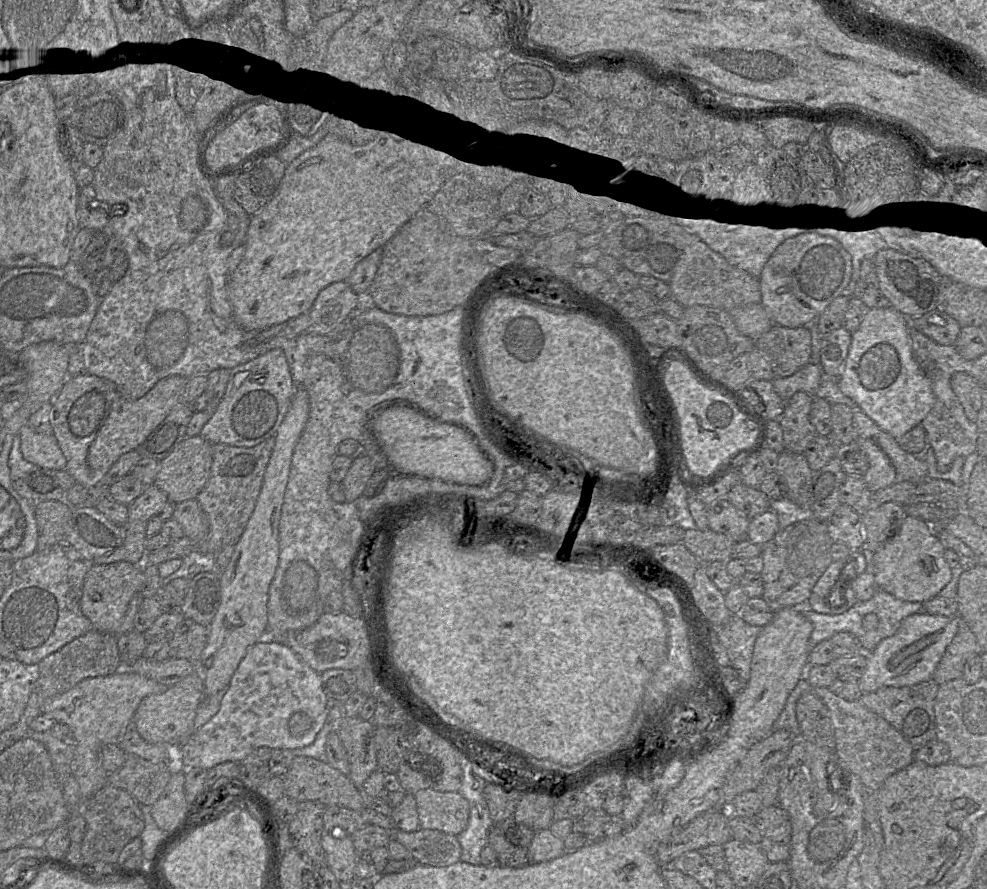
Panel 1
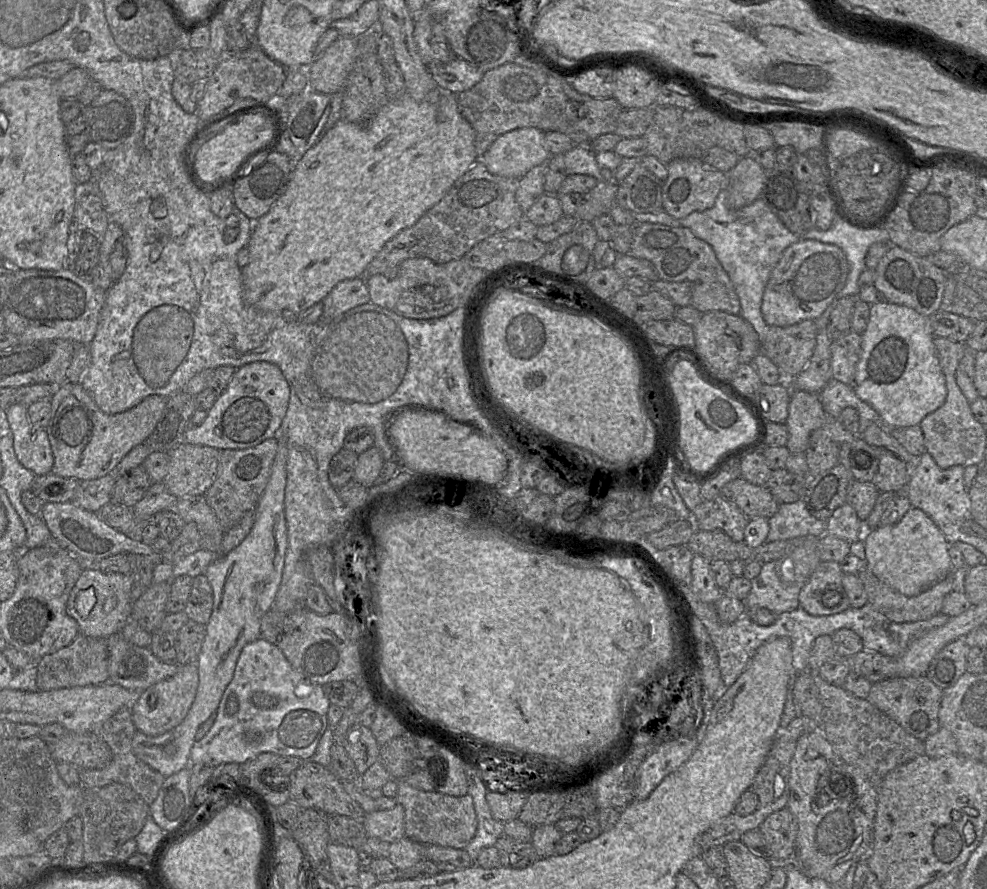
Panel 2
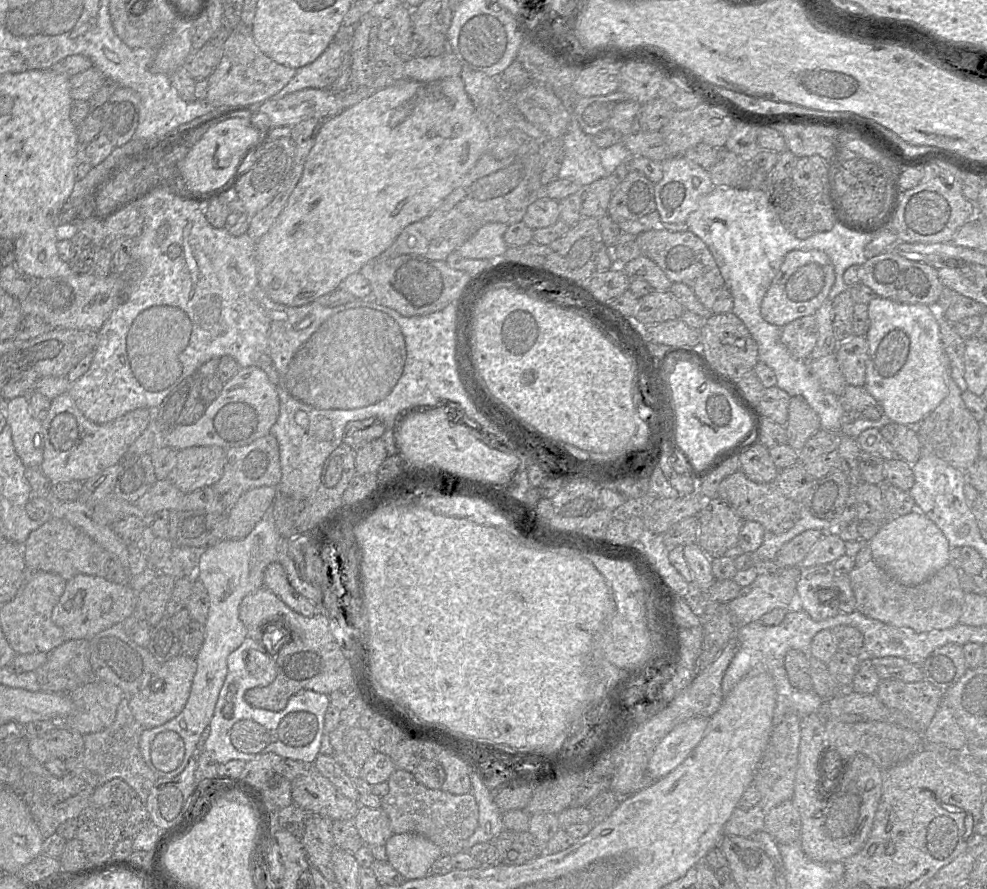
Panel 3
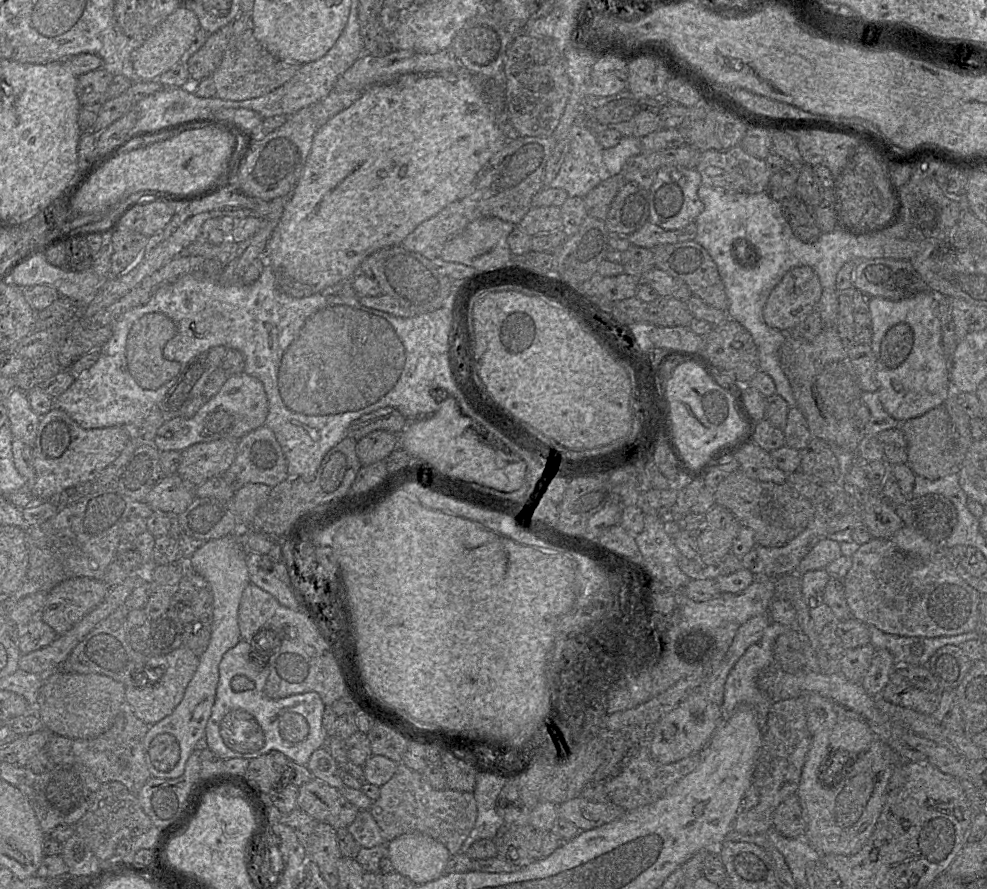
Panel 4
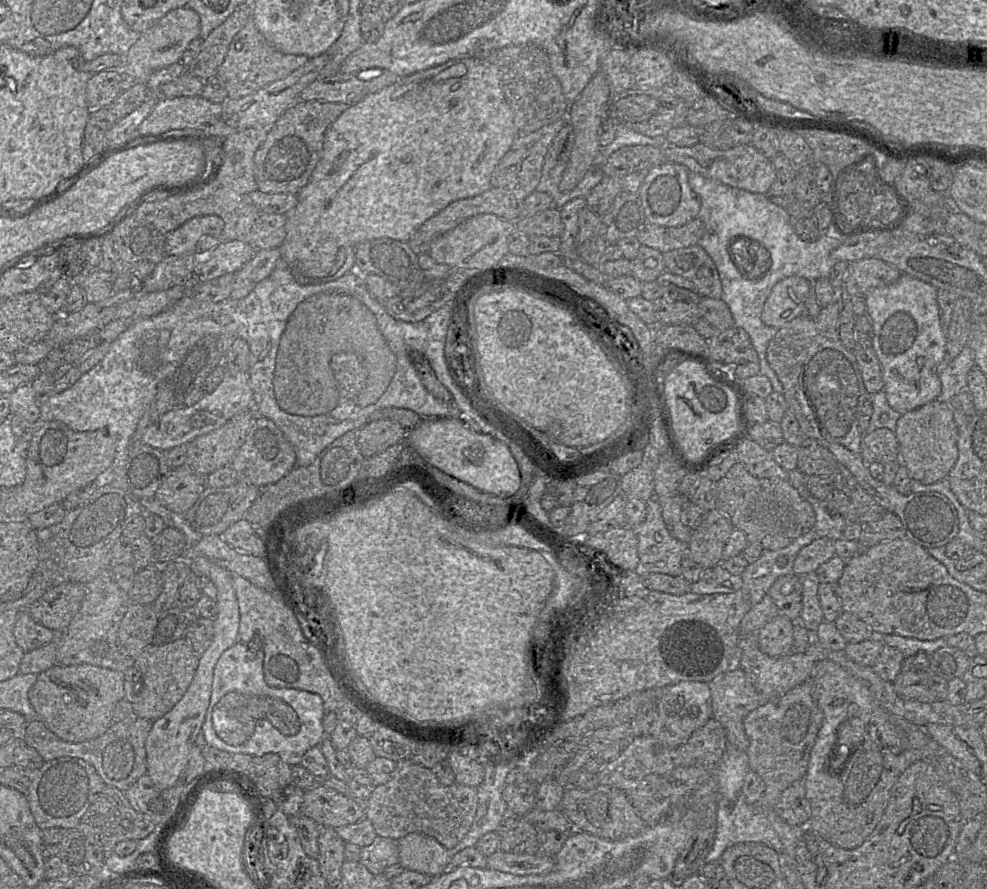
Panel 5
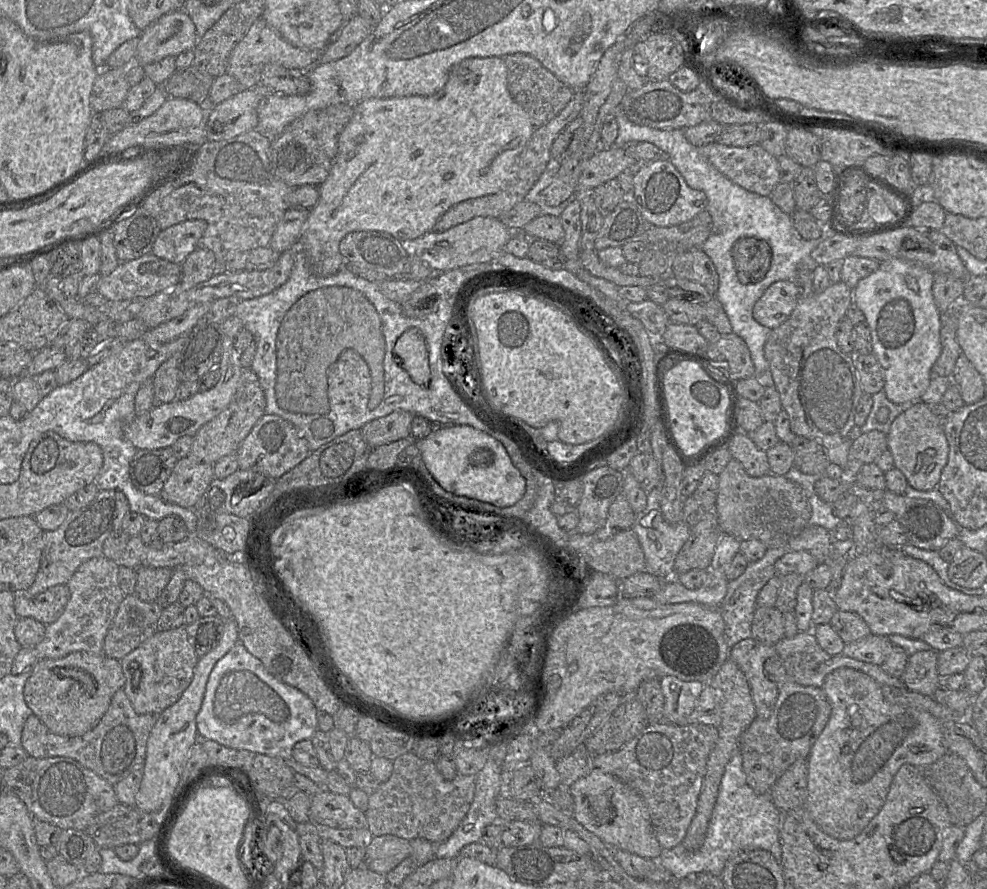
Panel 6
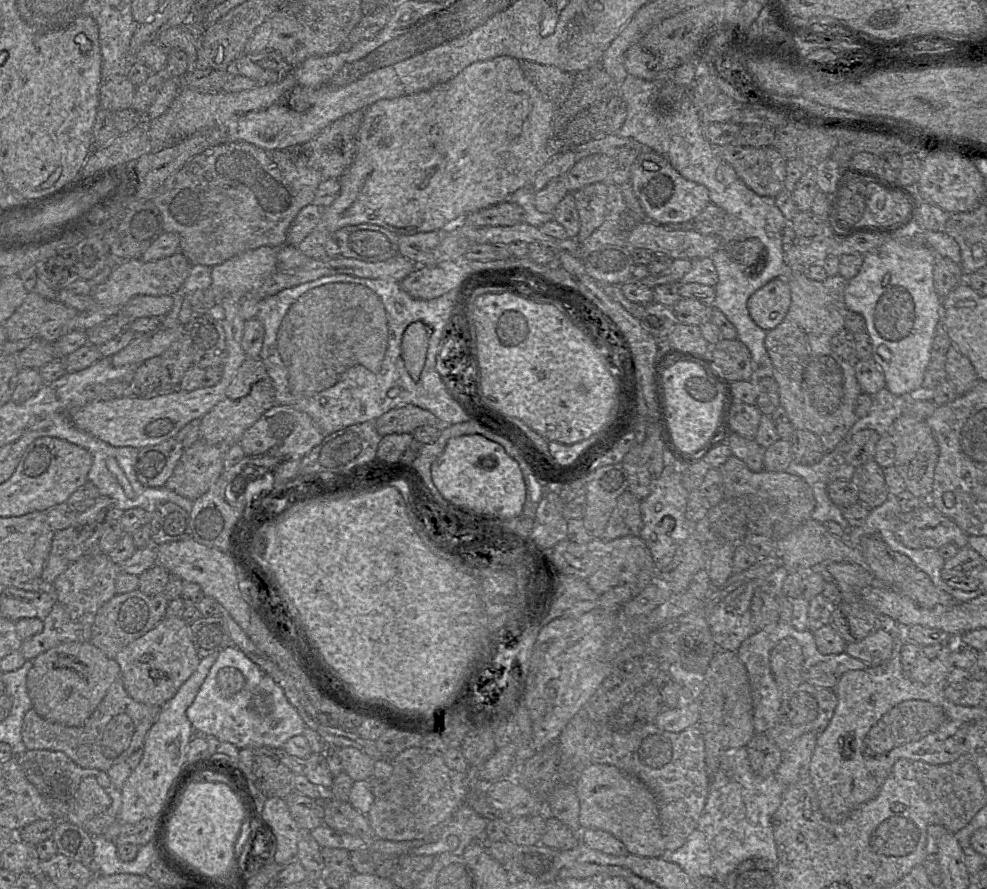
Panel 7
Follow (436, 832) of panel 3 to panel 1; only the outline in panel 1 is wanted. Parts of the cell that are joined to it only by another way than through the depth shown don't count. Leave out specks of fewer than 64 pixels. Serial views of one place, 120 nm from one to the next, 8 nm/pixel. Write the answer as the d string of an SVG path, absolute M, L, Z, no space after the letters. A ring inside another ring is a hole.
M431 788L414 793L421 829L458 835L467 826L470 807L458 791L440 792Z

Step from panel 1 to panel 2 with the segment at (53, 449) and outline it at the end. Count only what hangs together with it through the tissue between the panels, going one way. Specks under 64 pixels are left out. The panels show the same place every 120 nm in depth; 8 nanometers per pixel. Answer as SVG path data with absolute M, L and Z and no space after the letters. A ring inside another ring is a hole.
M15 402L4 411L13 436L13 447L18 461L35 476L51 472L54 457L45 428L34 427L27 416L27 406Z

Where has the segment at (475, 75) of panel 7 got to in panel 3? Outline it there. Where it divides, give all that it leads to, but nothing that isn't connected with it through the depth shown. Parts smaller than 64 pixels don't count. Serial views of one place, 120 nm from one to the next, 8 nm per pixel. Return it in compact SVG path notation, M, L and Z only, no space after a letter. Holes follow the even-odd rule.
M460 76L428 82L399 81L378 90L340 114L321 122L322 124L305 161L299 182L272 226L256 242L259 285L272 301L284 306L304 306L340 288L346 277L359 272L368 261L378 257L388 249L406 226L430 215L474 167L479 158L489 151L493 143L492 134L479 118Z

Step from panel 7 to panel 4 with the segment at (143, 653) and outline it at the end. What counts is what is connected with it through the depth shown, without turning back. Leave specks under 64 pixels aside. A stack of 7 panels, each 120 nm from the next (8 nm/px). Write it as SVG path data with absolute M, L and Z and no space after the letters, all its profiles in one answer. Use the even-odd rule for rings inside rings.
M184 646L165 655L148 656L143 671L134 671L132 684L124 685L126 702L137 718L150 726L169 716L183 699L198 664L199 657ZM148 671L152 673L150 678L144 676Z

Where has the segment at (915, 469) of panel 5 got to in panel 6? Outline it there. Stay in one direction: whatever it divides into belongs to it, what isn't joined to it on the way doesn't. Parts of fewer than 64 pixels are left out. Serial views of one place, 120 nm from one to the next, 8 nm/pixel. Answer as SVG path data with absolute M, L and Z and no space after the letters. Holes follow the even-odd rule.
M915 401L907 405L892 422L887 434L887 445L894 459L894 467L904 474L909 486L919 491L932 490L938 486L948 461L949 445L943 420L931 411L928 404Z

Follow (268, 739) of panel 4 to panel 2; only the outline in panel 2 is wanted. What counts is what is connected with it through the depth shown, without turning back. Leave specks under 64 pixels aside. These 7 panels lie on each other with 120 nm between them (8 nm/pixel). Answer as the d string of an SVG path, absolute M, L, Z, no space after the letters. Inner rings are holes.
M258 638L242 649L233 678L216 711L216 720L204 738L195 741L190 764L205 763L212 767L227 763L241 765L265 752L310 761L328 728L329 706L322 685L294 670L276 645ZM255 692L265 692L277 698L276 706L256 707L251 699Z

